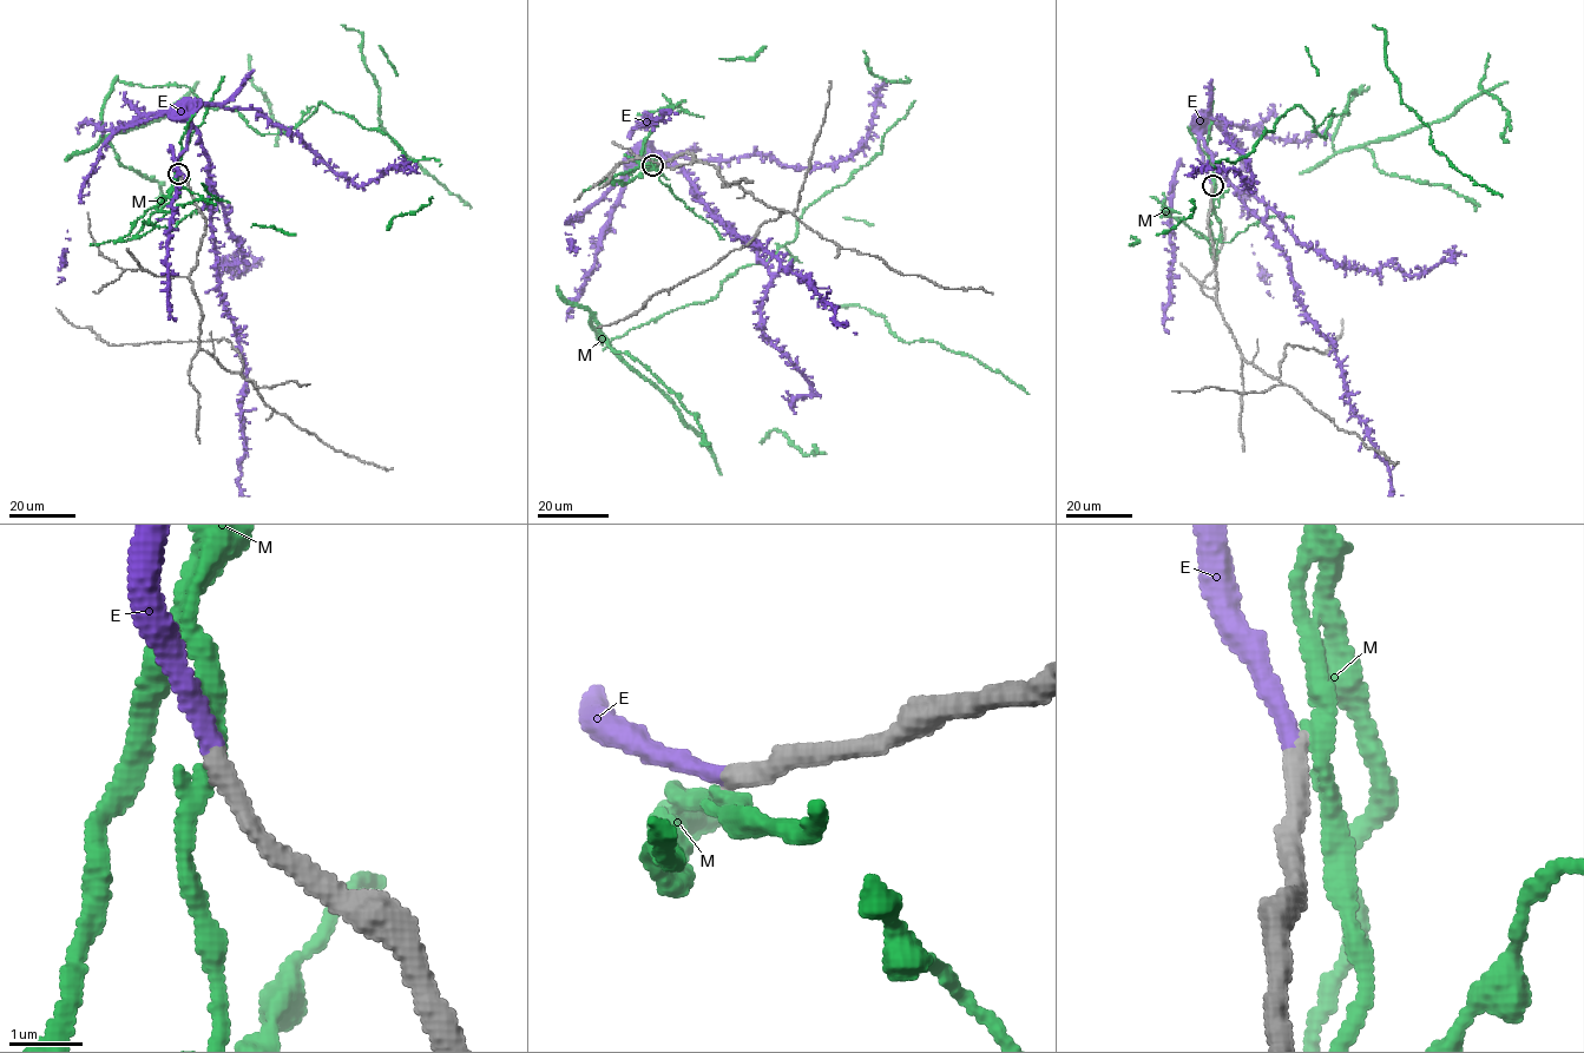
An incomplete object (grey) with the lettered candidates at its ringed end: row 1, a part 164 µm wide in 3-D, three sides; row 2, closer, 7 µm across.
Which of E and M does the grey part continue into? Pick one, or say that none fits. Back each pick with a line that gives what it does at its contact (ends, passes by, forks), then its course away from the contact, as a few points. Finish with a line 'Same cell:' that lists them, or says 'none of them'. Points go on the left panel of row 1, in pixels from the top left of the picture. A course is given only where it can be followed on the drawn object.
E: it ends there
Same cell: E

